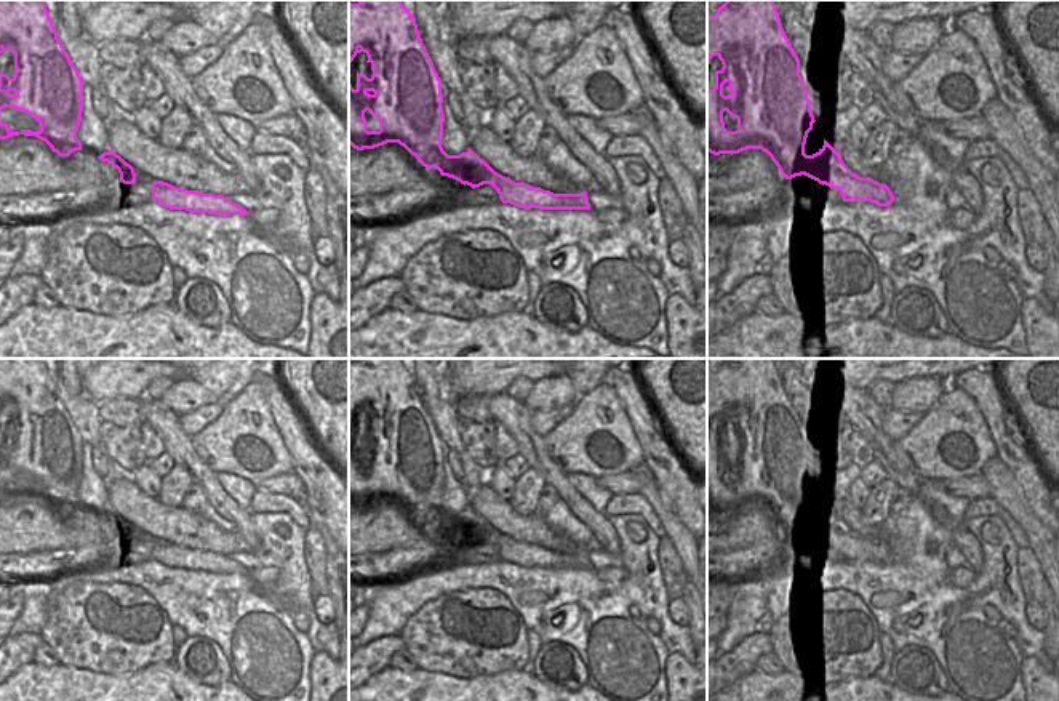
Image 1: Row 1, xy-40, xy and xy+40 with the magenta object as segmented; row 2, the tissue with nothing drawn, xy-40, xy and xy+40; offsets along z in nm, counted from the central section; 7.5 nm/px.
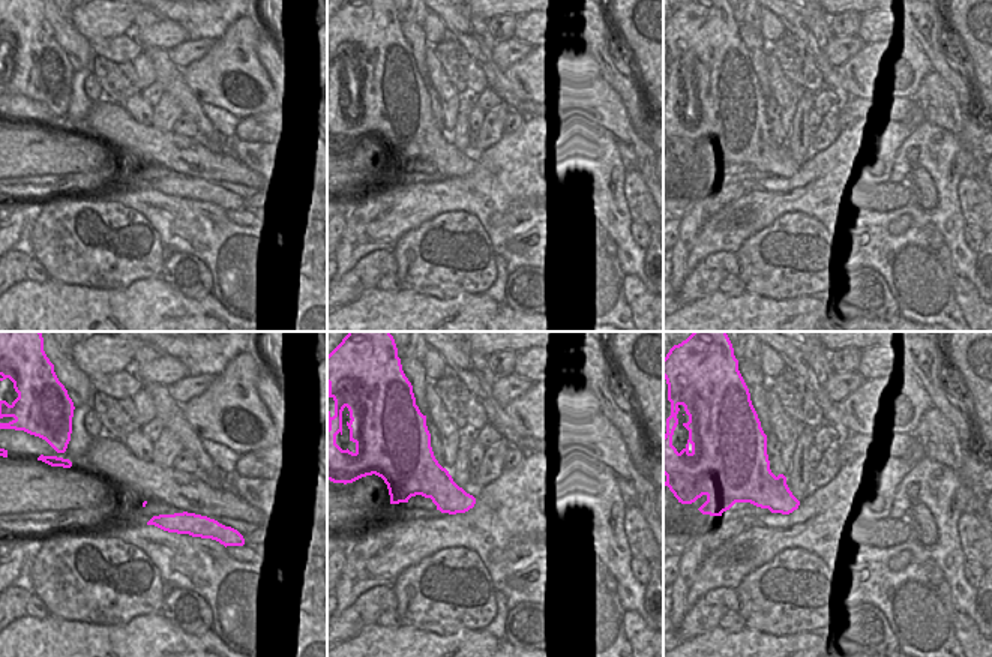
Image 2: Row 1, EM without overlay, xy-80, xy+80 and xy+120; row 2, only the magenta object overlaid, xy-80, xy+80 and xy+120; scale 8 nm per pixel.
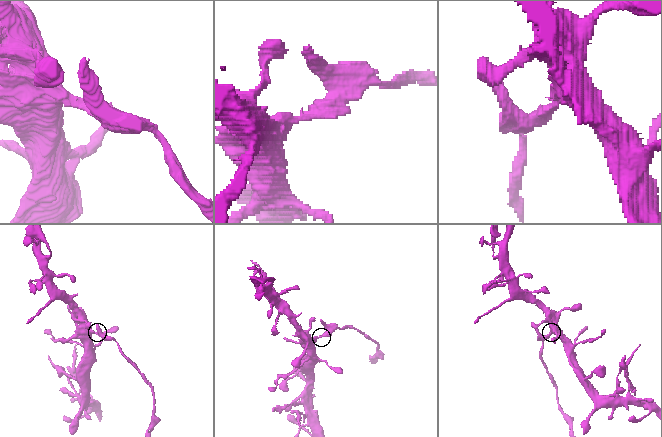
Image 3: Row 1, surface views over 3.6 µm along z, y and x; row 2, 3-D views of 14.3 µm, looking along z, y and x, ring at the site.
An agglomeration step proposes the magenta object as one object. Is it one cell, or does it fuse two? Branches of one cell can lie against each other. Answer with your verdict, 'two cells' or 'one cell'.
two cells

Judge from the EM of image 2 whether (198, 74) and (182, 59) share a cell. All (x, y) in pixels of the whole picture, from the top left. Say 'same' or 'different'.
different

